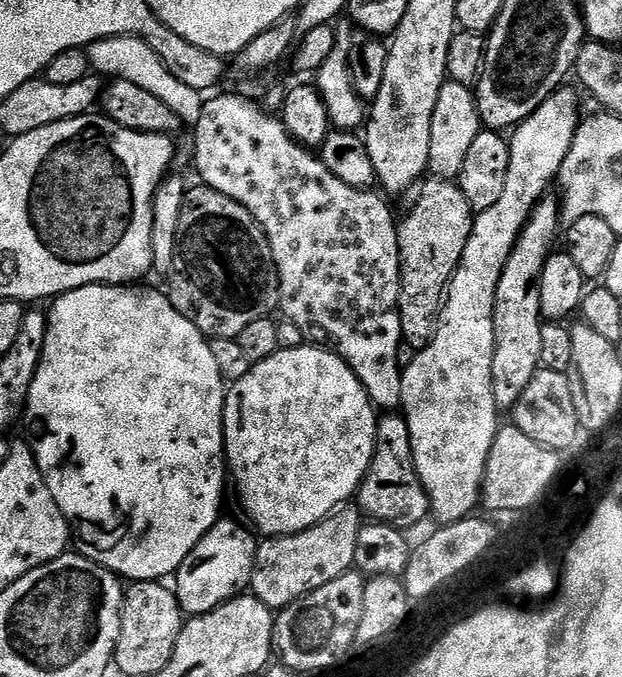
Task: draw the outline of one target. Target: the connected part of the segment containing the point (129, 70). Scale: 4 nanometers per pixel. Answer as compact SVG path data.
M111 36L88 45L86 51L89 66L95 75L101 78L111 78L112 80L134 82L134 86L142 86L142 90L147 90L148 93L154 94L154 98L158 98L161 102L166 102L166 106L170 106L170 110L174 110L174 114L178 114L178 118L183 125L195 126L198 118L202 118L205 97L198 90L190 90L190 86L184 85L183 82L178 82L178 78L174 78L174 74L170 74L170 70L166 70L166 66L160 61L160 56L145 40L139 40L137 36Z

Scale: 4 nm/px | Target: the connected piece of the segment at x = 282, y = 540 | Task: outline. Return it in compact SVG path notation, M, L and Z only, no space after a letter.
M333 514L328 519L289 536L273 536L264 538L257 543L256 556L252 562L252 578L250 592L273 610L290 607L296 600L301 600L306 594L318 590L318 586L326 586L326 582L334 582L344 572L353 567L354 542L356 541L357 525L347 524L339 520L339 515Z

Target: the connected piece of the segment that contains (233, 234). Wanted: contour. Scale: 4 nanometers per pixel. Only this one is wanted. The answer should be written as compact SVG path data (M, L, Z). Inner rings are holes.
M197 186L185 191L176 253L172 271L167 273L166 280L166 295L174 310L194 322L201 334L212 340L235 340L246 326L250 326L250 322L271 317L272 311L275 313L280 306L280 279L266 234L256 219L242 205L234 202L234 198L226 198L226 194L218 194L218 190L213 188Z

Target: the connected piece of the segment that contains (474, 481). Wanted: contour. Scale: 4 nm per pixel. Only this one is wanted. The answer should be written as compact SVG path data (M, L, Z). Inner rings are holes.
M561 86L557 88L556 93L550 98L546 98L546 102L542 102L542 106L538 106L538 110L534 110L534 114L530 114L530 118L526 118L521 124L517 124L511 129L510 139L508 140L508 149L510 150L510 170L506 170L506 187L502 190L502 198L498 198L498 202L494 202L494 206L490 206L490 210L479 213L472 221L472 233L466 242L466 250L460 259L460 265L456 268L452 280L448 283L448 290L444 297L444 303L440 310L440 318L436 321L436 333L432 335L432 341L424 348L417 351L414 362L410 362L410 366L402 369L400 378L400 408L402 415L408 422L410 430L410 442L412 443L412 457L416 463L416 473L420 475L420 481L424 487L424 494L428 497L428 506L431 515L437 516L441 525L456 523L464 517L471 517L478 508L479 500L482 496L482 485L484 482L484 471L486 470L486 462L488 455L492 449L492 443L498 431L498 423L496 424L496 415L498 409L496 399L494 398L494 390L492 389L492 367L494 366L494 298L498 294L498 282L502 278L502 270L506 270L506 262L510 258L510 254L514 250L514 246L520 237L520 231L526 226L526 222L530 218L530 214L536 209L536 205L549 195L548 188L553 183L557 183L560 171L562 170L562 162L566 162L566 154L570 154L572 143L576 137L576 129L582 123L582 115L580 116L580 96L581 93L575 87Z

